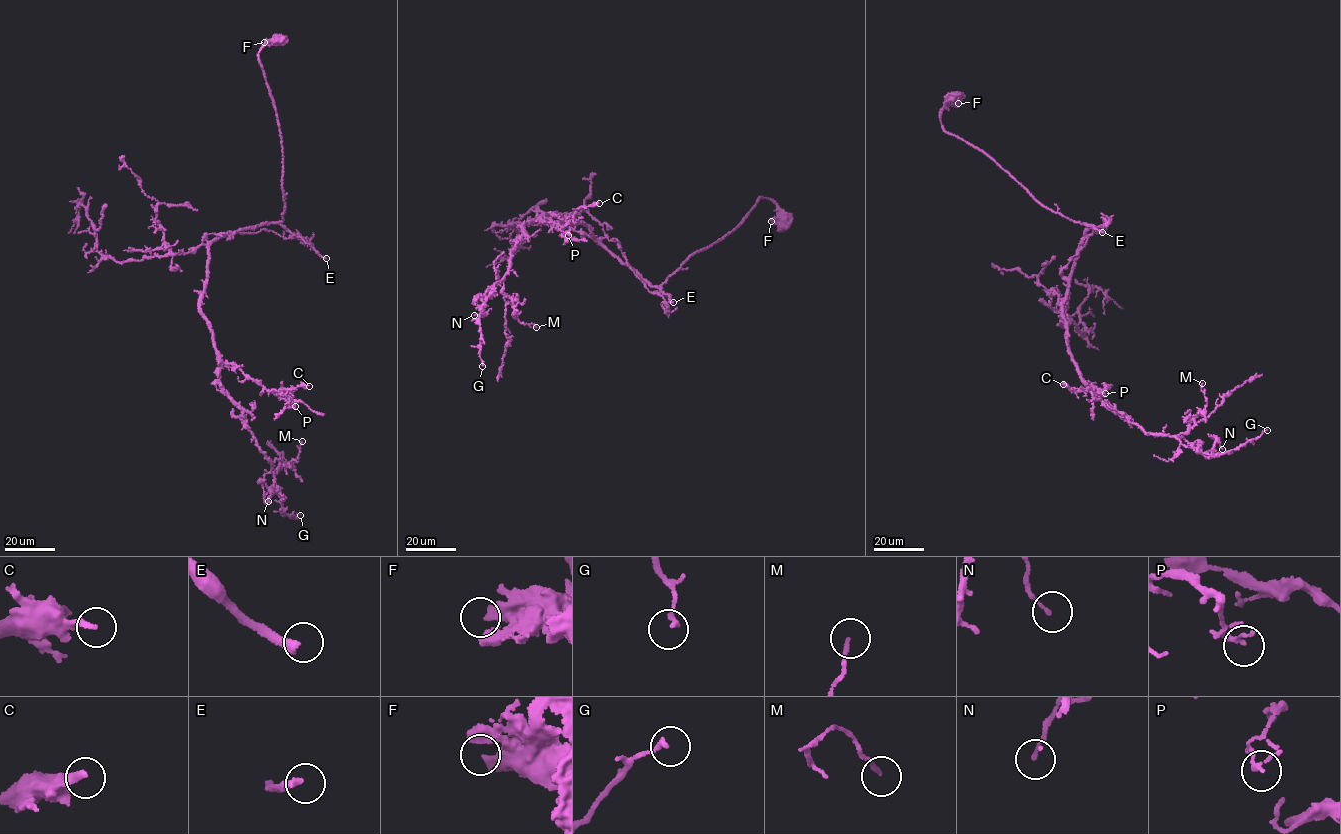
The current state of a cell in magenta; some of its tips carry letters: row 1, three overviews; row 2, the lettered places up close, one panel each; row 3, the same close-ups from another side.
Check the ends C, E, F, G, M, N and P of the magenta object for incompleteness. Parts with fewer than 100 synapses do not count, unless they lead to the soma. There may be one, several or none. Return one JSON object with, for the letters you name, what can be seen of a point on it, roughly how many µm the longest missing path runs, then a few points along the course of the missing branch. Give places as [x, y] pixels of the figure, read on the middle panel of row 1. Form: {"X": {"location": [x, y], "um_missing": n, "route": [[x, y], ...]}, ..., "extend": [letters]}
{"E": {"location": [673, 302], "um_missing": 200, "route": [[673, 302], [690, 323], [677, 324], [689, 282], [668, 205], [631, 154]]}, "extend": ["E"]}

